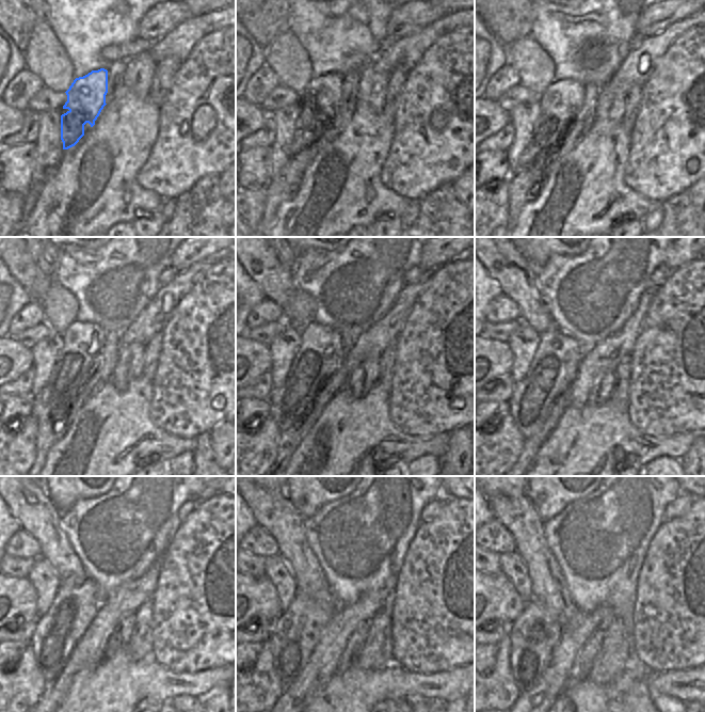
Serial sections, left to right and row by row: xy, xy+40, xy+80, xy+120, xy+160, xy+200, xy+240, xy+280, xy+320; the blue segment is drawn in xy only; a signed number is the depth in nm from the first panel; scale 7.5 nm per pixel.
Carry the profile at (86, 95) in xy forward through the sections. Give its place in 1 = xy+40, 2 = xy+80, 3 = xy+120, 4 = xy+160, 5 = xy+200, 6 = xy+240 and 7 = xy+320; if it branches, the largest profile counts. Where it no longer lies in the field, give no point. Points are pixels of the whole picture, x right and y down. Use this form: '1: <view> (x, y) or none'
1: xy+40 (320, 100)
2: xy+80 (561, 101)
3: xy+120 (82, 342)
4: xy+160 (321, 352)
5: xy+200 (555, 364)
6: xy+240 (55, 634)
7: xy+320 (533, 635)

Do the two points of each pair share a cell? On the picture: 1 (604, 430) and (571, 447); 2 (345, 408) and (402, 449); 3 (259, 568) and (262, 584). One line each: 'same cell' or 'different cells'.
1: same cell
2: same cell
3: different cells

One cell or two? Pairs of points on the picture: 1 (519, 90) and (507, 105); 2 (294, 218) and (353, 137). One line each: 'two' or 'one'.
1: one
2: one

